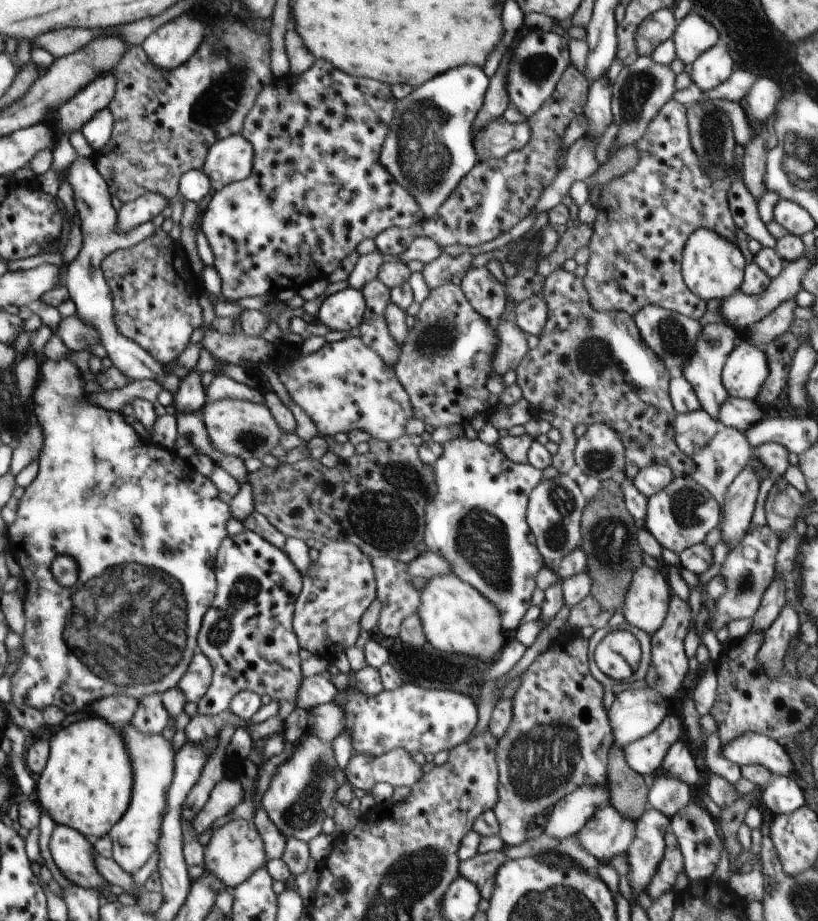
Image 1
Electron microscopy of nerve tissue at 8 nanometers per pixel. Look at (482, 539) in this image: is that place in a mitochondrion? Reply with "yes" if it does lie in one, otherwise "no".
yes

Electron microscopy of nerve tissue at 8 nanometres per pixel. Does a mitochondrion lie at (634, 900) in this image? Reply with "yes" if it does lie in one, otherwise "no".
no

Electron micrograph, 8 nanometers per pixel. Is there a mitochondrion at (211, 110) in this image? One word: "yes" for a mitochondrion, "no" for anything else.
yes

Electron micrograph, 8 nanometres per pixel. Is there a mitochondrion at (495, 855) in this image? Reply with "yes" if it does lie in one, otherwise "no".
no

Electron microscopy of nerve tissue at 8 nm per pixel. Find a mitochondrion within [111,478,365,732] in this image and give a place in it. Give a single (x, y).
(216, 632)

